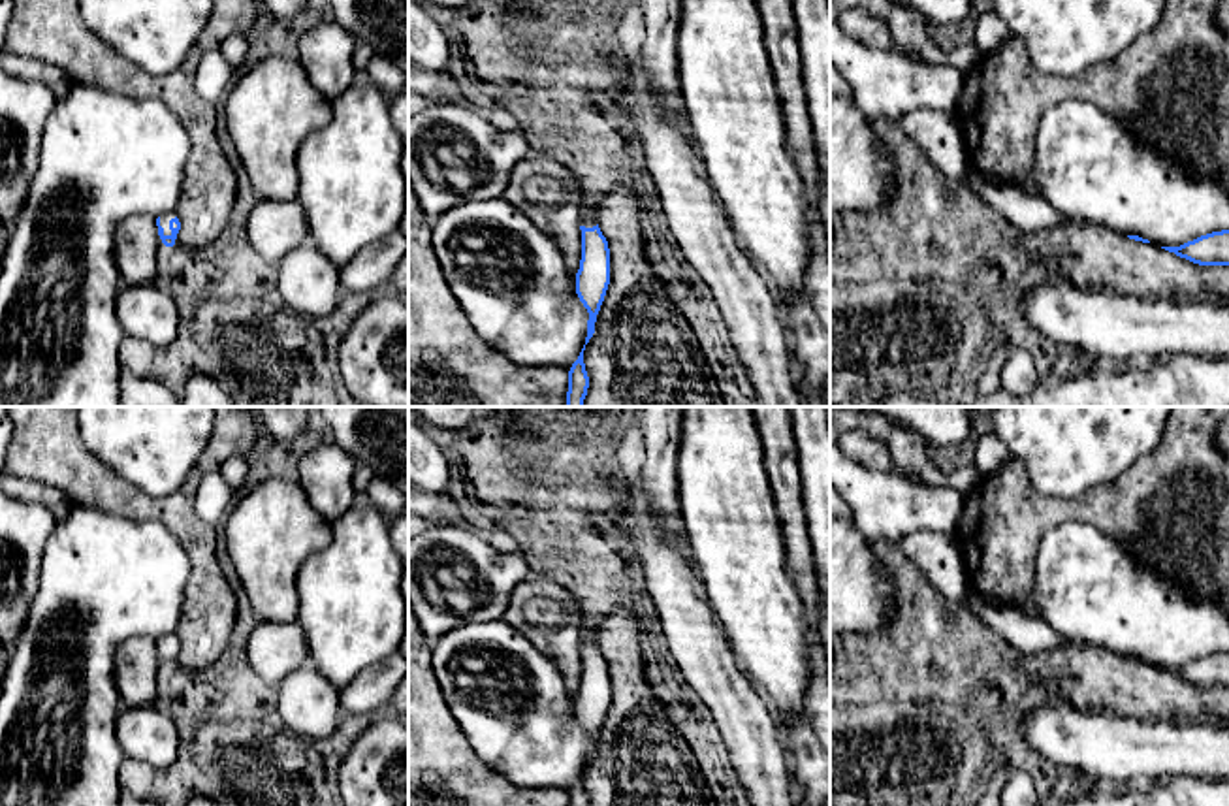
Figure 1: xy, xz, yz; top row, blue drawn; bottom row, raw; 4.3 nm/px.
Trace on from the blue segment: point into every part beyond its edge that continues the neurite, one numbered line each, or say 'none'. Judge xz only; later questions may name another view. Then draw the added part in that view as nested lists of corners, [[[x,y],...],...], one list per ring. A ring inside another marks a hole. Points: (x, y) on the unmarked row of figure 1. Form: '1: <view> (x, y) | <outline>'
1: xz (588, 639) | [[[578,603],[572,606],[572,614],[580,627],[580,646],[585,650],[597,648],[599,646],[597,635],[593,627],[589,625],[589,621],[585,620],[585,616],[582,614],[582,608]]]

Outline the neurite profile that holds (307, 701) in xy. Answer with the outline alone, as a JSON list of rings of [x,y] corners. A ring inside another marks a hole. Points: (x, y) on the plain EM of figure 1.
[[[312,663],[279,684],[279,712],[288,731],[318,742],[329,738],[341,717],[339,689]]]

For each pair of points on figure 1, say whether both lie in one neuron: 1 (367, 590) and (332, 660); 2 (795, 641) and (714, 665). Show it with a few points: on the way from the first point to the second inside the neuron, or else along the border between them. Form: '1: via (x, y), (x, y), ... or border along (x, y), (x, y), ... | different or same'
1: via (352, 607), (352, 620), (343, 643) | same
2: border along (716, 618), (738, 667), (761, 695) | different

